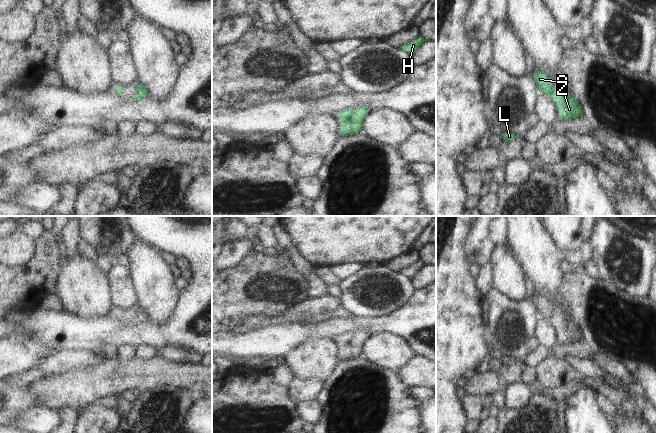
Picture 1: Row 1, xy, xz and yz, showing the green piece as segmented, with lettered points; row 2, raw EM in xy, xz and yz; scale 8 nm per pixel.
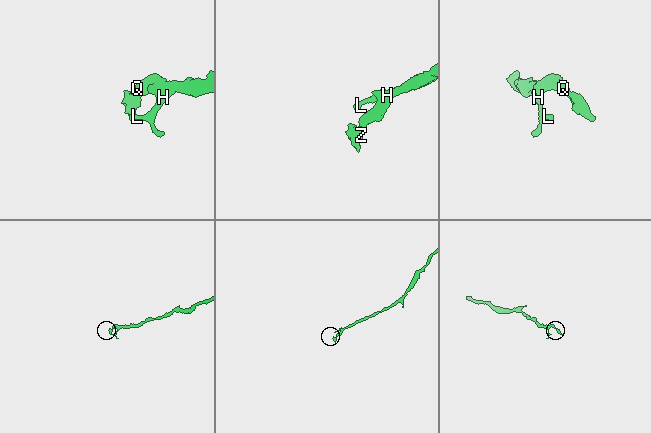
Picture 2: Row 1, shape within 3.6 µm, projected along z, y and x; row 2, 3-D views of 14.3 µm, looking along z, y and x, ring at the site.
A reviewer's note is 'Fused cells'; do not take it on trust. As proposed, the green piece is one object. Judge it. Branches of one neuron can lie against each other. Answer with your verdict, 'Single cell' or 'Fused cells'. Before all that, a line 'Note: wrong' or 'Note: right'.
Note: wrong
Single cell

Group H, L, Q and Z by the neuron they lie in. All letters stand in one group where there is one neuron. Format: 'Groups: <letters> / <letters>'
Groups: H L Q Z

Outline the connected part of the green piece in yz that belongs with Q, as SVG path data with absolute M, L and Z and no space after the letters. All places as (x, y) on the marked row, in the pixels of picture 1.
M535 68L533 80L538 86L539 93L550 97L557 110L557 120L569 121L584 117L577 98L569 96L567 91L553 92L553 81L541 70Z

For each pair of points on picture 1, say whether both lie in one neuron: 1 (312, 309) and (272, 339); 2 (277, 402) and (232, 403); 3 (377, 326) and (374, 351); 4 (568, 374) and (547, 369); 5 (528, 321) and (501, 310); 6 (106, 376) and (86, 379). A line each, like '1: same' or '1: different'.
1: different
2: same
3: different
4: same
5: same
6: same

